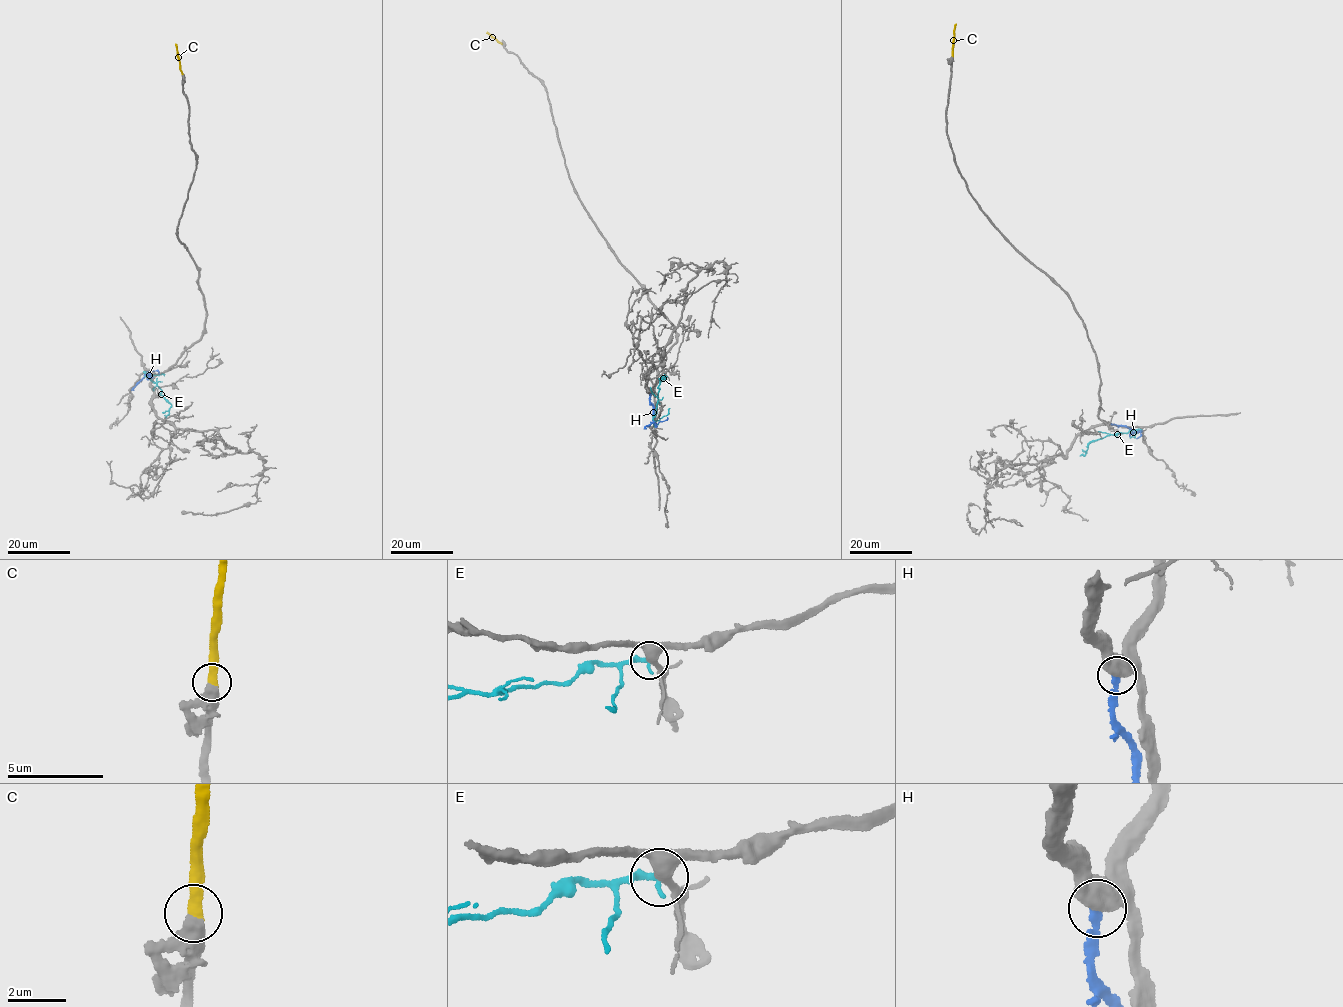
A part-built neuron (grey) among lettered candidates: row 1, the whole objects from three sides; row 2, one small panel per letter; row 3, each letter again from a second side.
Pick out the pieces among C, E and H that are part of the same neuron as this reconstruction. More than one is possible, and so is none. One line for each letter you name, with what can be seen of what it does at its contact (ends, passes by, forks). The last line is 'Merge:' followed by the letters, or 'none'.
C: it ends there
Merge: C

